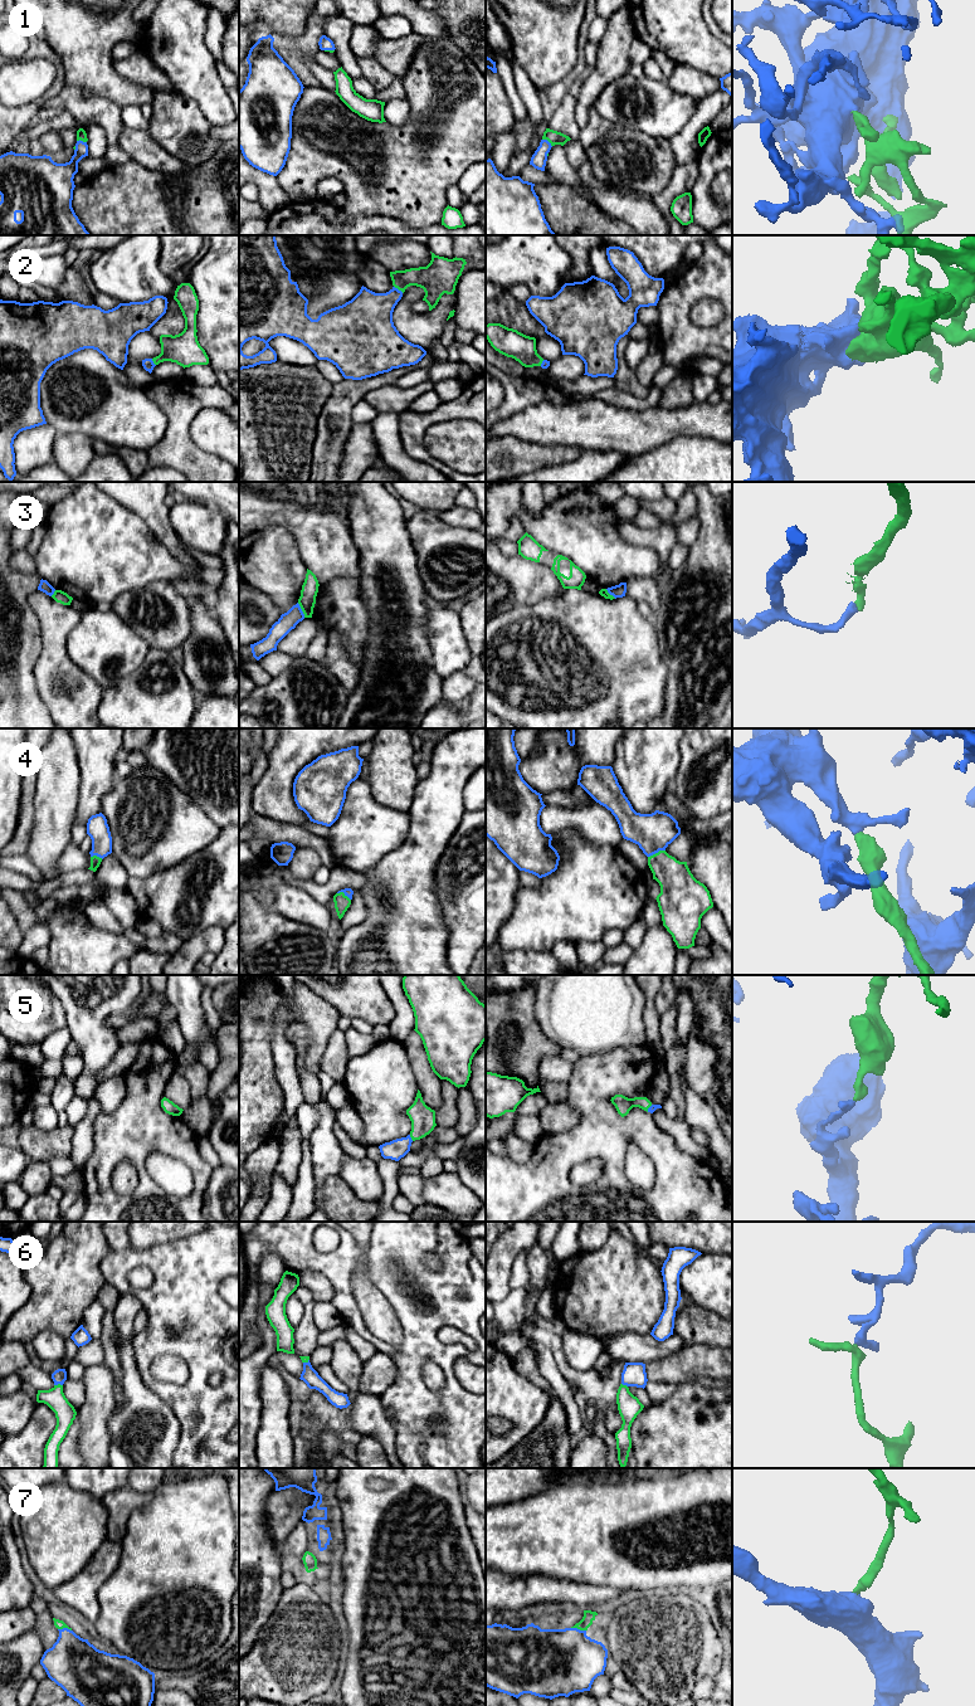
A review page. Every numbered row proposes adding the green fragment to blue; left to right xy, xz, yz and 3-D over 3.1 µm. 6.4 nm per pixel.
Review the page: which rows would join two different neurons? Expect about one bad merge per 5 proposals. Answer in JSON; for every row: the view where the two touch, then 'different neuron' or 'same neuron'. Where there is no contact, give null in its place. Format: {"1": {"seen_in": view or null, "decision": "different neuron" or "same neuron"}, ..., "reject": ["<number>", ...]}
{"1": {"seen_in": "yz", "decision": "same neuron"}, "2": {"seen_in": "xz", "decision": "same neuron"}, "3": {"seen_in": "xz", "decision": "different neuron"}, "4": {"seen_in": "yz", "decision": "same neuron"}, "5": {"seen_in": "xz", "decision": "same neuron"}, "6": {"seen_in": "xy", "decision": "same neuron"}, "7": {"seen_in": "yz", "decision": "same neuron"}, "reject": ["3"]}

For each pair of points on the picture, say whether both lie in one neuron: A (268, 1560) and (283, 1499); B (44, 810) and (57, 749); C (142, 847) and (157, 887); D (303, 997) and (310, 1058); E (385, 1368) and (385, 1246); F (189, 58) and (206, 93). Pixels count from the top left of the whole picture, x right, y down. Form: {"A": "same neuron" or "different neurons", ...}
{"A": "different neurons", "B": "same neuron", "C": "different neurons", "D": "same neuron", "E": "different neurons", "F": "same neuron"}

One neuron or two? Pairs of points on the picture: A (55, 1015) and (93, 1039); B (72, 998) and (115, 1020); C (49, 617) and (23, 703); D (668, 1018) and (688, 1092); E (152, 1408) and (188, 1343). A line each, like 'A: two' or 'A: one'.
A: two
B: two
C: two
D: two
E: two

